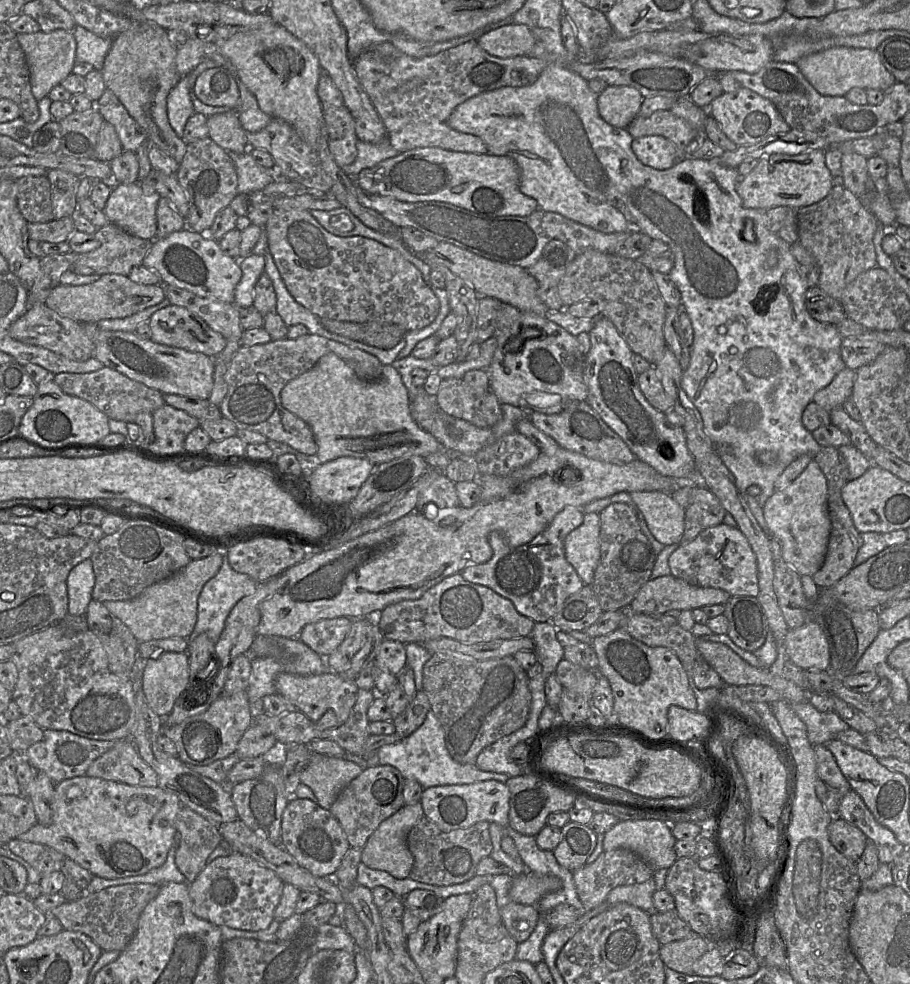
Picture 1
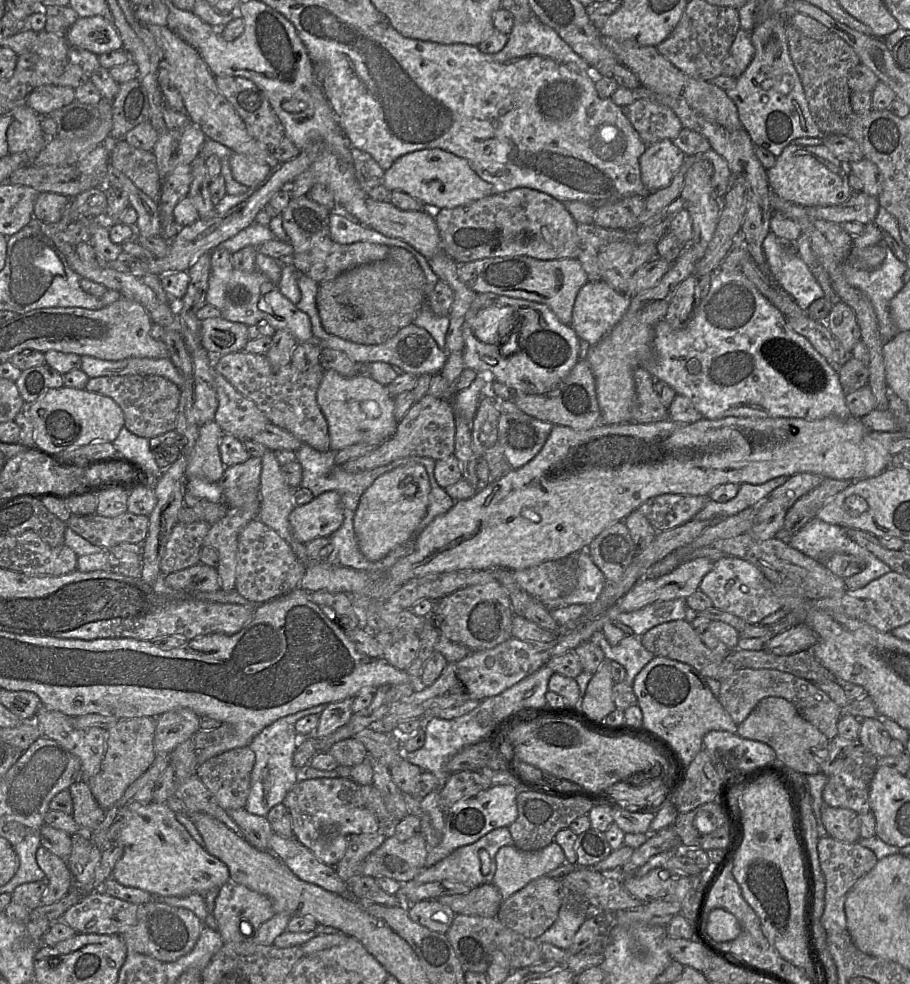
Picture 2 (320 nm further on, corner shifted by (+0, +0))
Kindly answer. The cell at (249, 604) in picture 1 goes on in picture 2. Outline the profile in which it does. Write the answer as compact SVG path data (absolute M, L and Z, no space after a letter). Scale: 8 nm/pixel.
M189 709L166 712L155 719L154 750L158 754L171 753L179 744L199 731L200 717Z

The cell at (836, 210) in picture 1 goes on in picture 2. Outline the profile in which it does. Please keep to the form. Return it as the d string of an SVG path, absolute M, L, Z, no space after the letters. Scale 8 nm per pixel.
M835 301L825 323L832 336L851 354L853 347L860 340L860 328L852 308L844 302Z

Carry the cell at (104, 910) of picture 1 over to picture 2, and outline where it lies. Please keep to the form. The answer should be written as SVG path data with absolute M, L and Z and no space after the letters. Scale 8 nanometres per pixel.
M150 901L138 905L137 921L127 931L118 935L127 946L128 952L134 952L153 957L162 963L174 962L188 954L195 946L201 934L202 922L191 910L183 907L174 907L164 903Z

